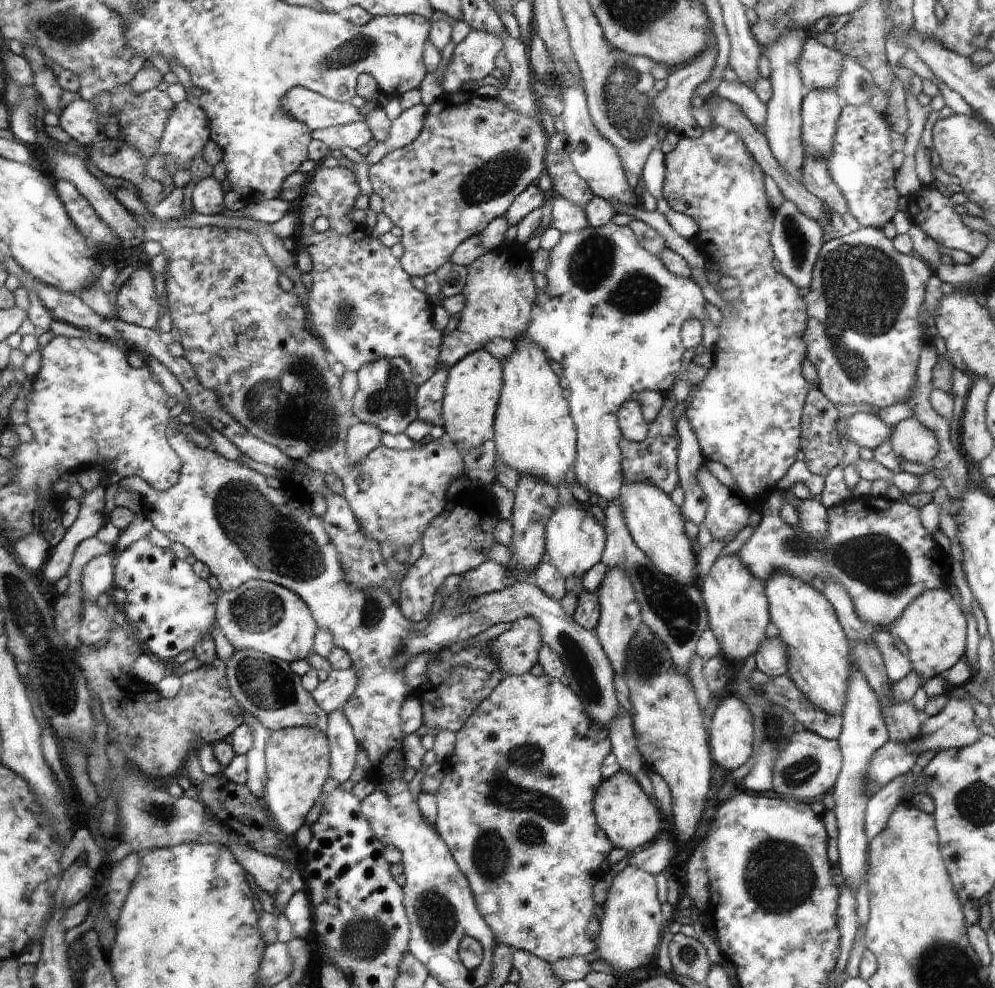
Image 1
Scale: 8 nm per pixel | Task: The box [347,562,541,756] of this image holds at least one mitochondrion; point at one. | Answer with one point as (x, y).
(373, 609)

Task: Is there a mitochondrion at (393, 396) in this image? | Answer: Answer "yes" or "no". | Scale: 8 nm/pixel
yes

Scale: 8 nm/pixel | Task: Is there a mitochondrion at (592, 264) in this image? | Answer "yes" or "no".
yes

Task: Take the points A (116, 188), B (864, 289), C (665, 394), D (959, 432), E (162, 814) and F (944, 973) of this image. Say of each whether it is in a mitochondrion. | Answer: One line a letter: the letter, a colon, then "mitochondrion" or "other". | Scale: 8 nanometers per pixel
A: other
B: mitochondrion
C: other
D: other
E: mitochondrion
F: mitochondrion

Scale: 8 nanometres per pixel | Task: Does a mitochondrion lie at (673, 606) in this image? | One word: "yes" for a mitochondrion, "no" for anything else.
yes

